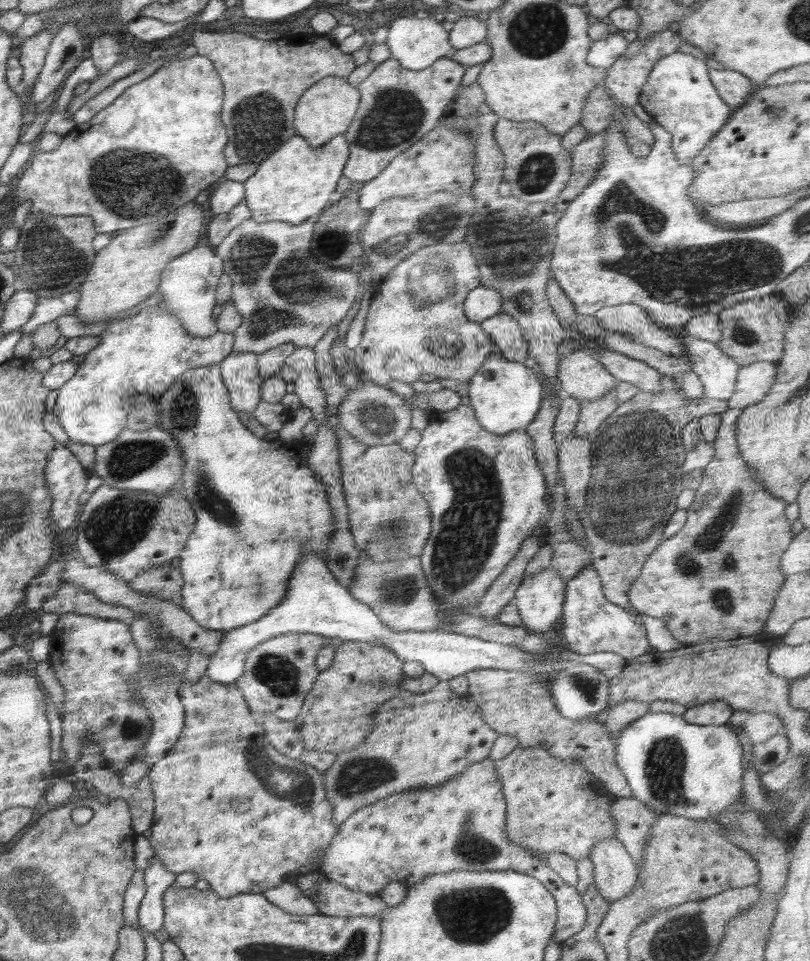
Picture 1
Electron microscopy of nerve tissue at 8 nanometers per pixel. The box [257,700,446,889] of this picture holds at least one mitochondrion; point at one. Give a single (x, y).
(359, 776)

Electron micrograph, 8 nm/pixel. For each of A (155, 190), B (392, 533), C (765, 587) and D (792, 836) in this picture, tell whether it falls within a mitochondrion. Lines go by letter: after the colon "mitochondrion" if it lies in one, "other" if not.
A: mitochondrion
B: mitochondrion
C: other
D: other

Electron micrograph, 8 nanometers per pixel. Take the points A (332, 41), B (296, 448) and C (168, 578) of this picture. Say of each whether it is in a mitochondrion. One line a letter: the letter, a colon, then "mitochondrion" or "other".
A: other
B: other
C: other

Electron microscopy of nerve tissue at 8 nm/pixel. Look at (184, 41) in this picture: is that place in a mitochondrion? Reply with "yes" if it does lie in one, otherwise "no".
no

